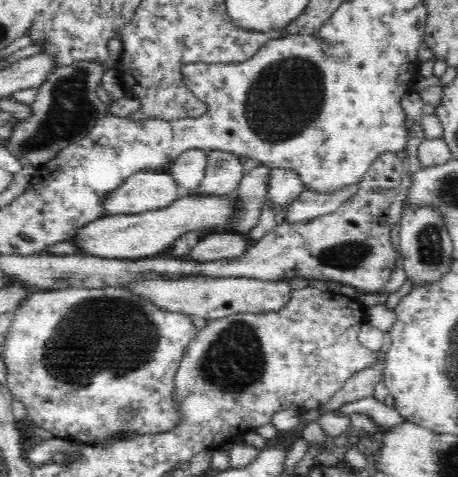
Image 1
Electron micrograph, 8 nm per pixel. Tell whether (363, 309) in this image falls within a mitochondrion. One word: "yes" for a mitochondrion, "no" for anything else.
no

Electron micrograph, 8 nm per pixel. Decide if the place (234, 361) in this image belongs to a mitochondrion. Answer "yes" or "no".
yes

